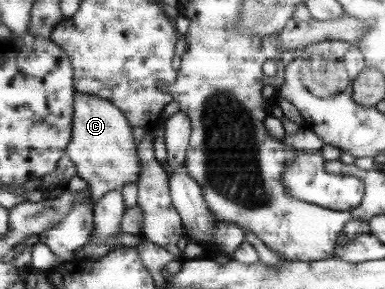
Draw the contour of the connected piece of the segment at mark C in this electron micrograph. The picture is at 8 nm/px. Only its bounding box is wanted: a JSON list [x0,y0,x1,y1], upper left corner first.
[67,92,140,203]

